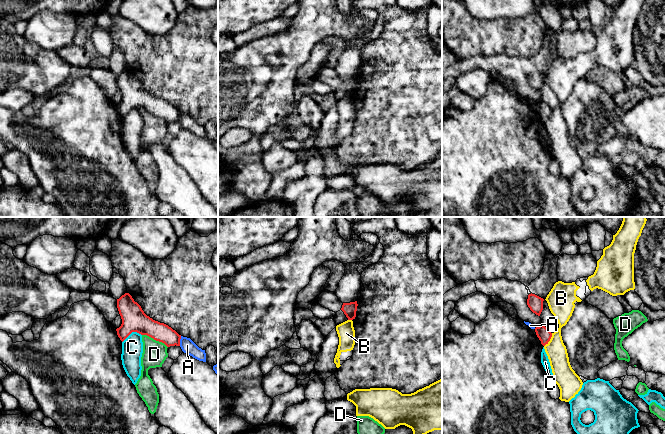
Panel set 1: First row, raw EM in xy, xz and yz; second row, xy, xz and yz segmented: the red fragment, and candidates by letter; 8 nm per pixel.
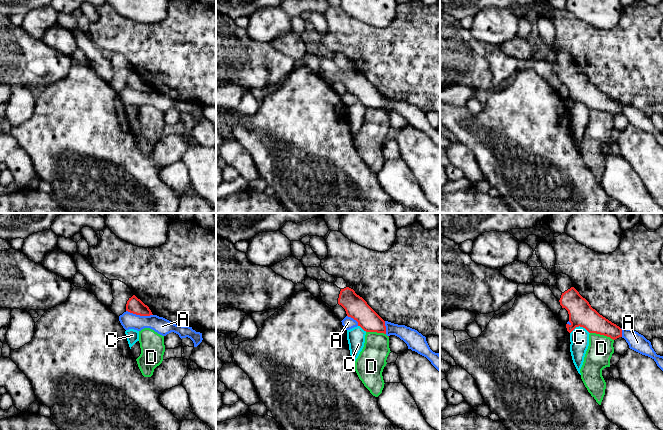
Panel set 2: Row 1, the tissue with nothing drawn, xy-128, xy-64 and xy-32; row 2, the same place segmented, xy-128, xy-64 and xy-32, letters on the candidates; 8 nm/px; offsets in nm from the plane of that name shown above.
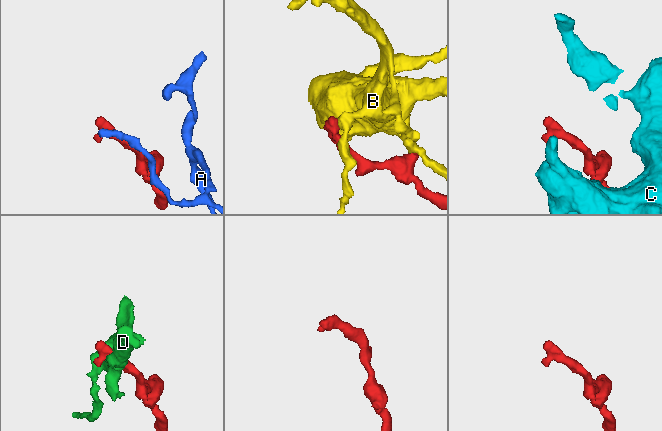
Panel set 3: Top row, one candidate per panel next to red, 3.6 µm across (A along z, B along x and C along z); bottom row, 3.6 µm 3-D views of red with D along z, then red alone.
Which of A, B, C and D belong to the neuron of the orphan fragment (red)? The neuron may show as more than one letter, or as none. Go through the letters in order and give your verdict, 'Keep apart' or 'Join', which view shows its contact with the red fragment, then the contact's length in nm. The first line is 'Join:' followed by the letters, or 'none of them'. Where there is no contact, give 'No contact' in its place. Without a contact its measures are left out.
Join: none of them
A: Keep apart. Touches red in xy. Shared border 80 nm
B: Keep apart. Touches red in yz. Shared border 130 nm
C: Keep apart. Touches red in xy. Shared border 170 nm
D: Keep apart. Touches red in xy. Shared border 240 nm

